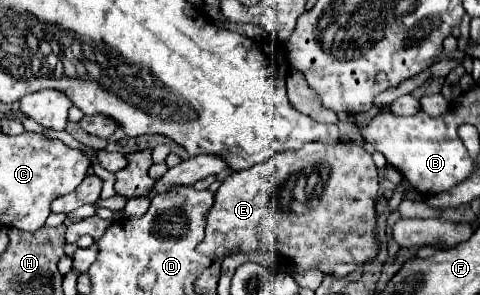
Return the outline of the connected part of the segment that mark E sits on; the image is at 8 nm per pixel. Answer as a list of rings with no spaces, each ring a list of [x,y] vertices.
[[[311,142],[295,152],[273,154],[267,162],[233,172],[223,180],[215,192],[215,204],[207,214],[205,238],[199,244],[199,252],[209,254],[215,262],[219,262],[221,256],[231,250],[275,250],[303,270],[319,268],[325,274],[343,278],[357,266],[373,260],[377,254],[377,244],[373,238],[377,188],[377,168],[373,158],[359,144]]]

